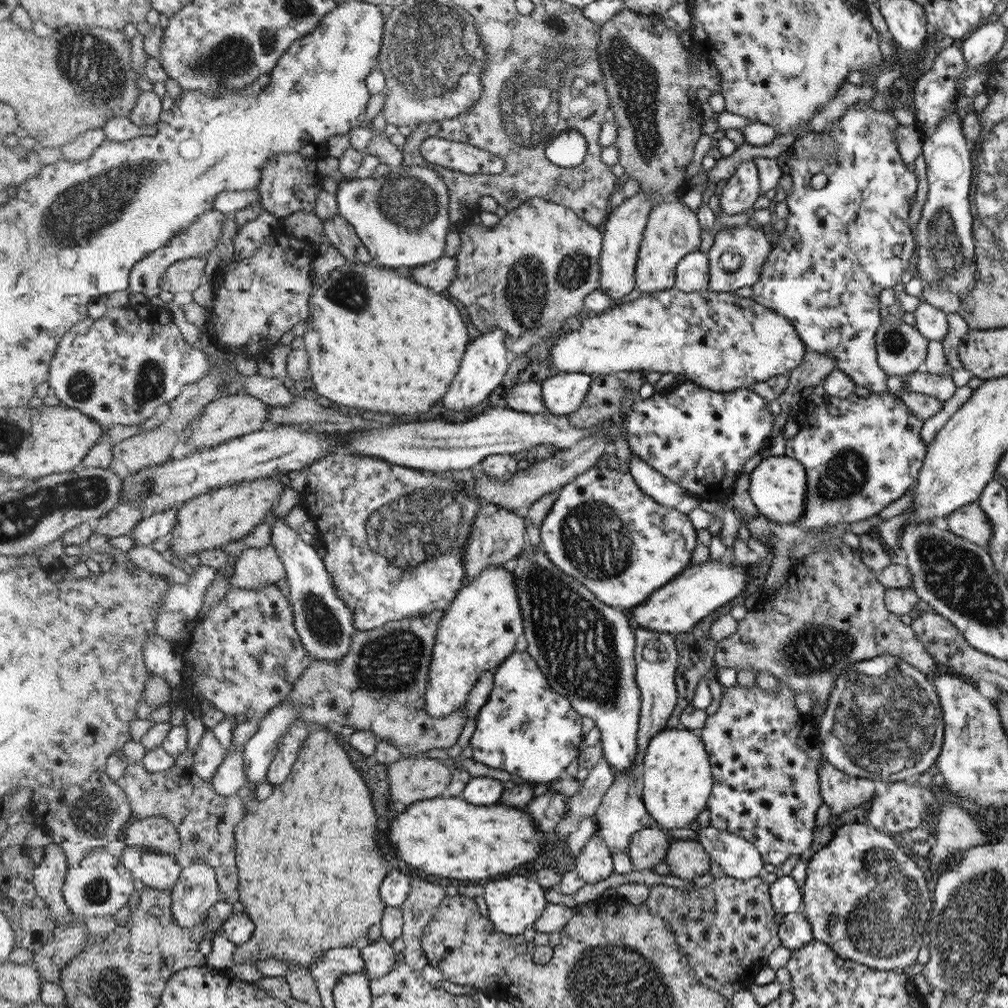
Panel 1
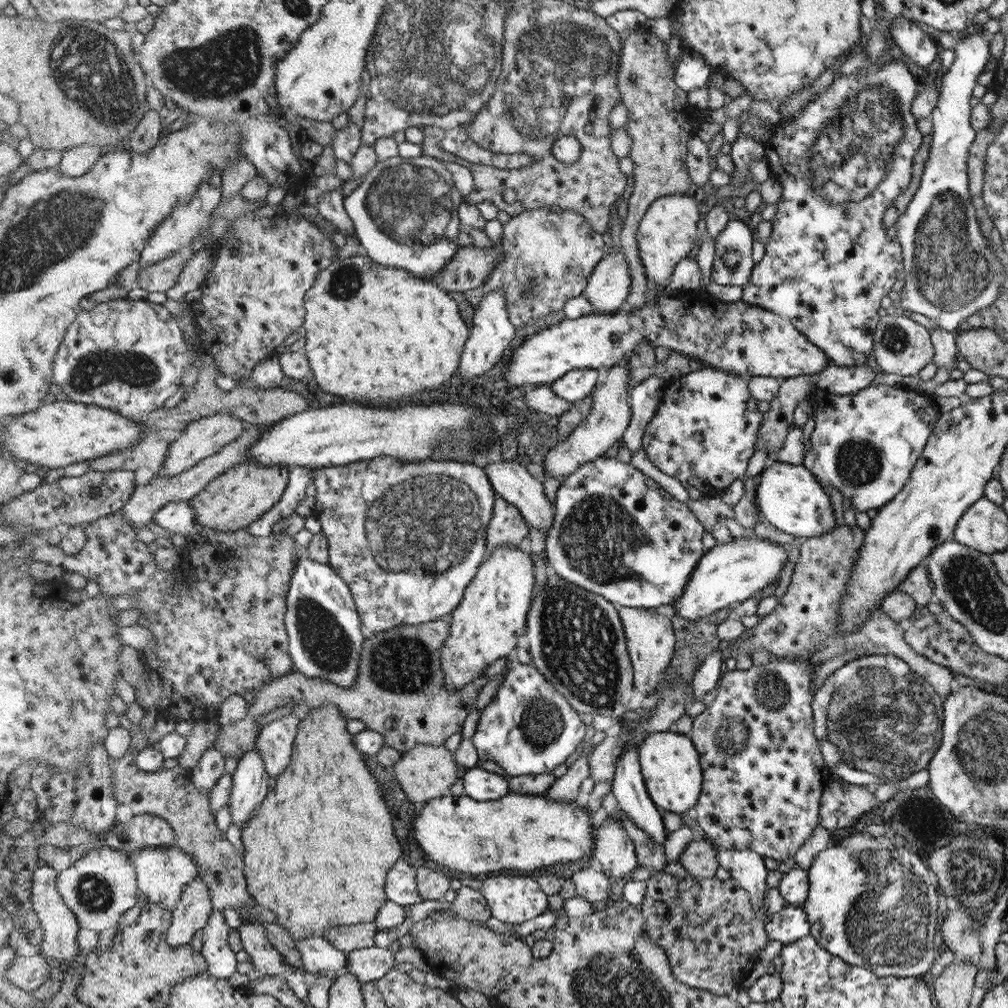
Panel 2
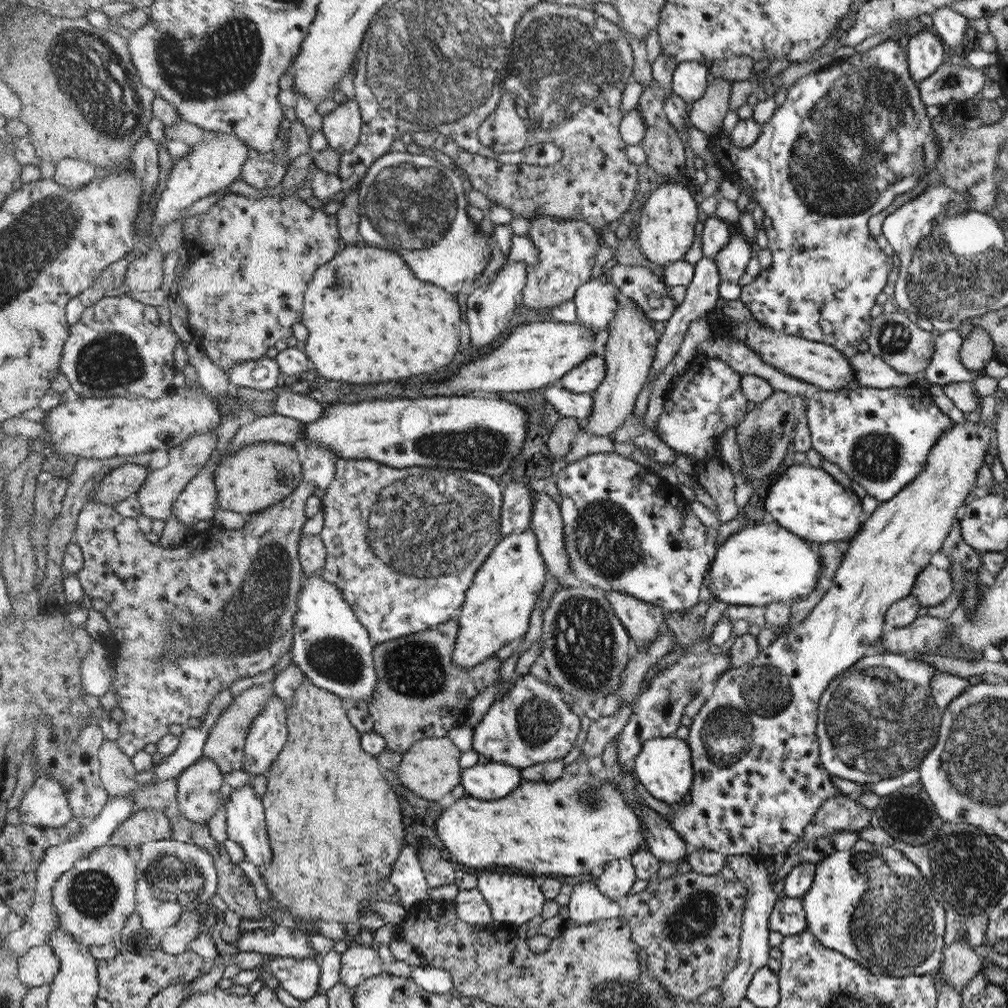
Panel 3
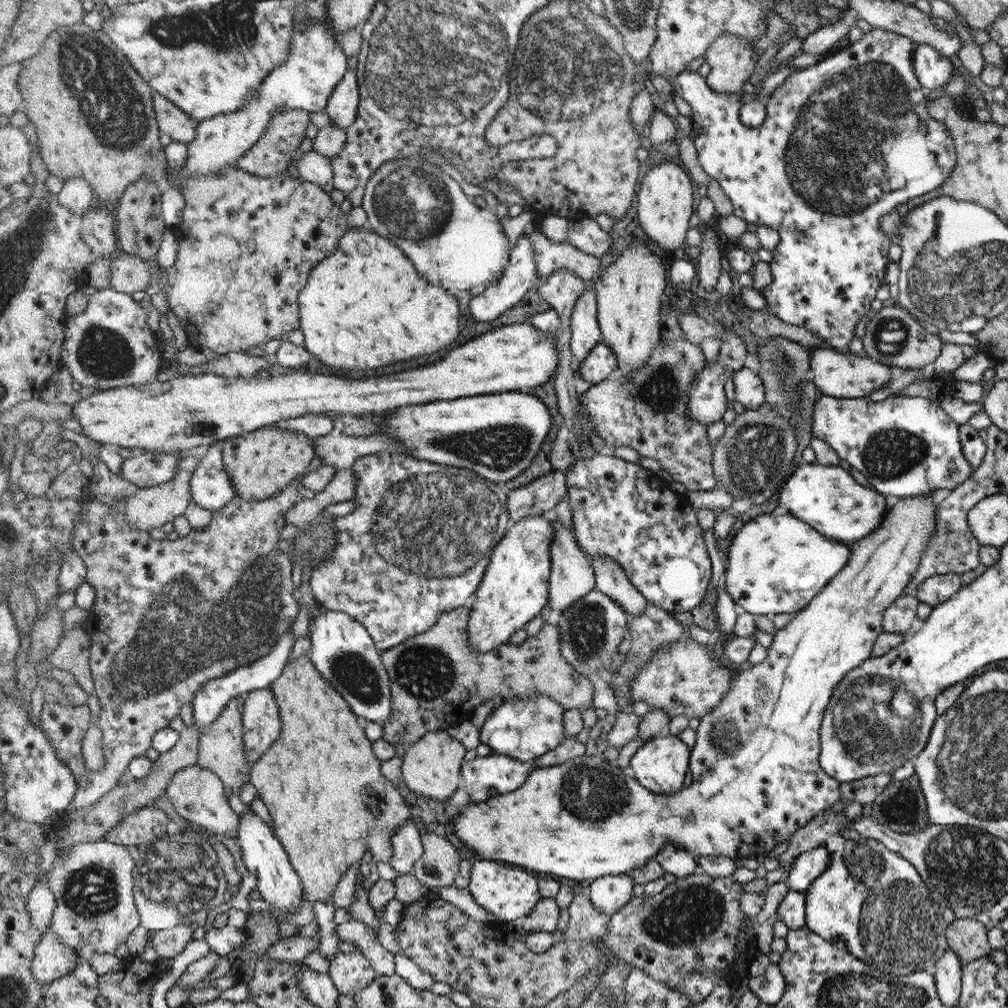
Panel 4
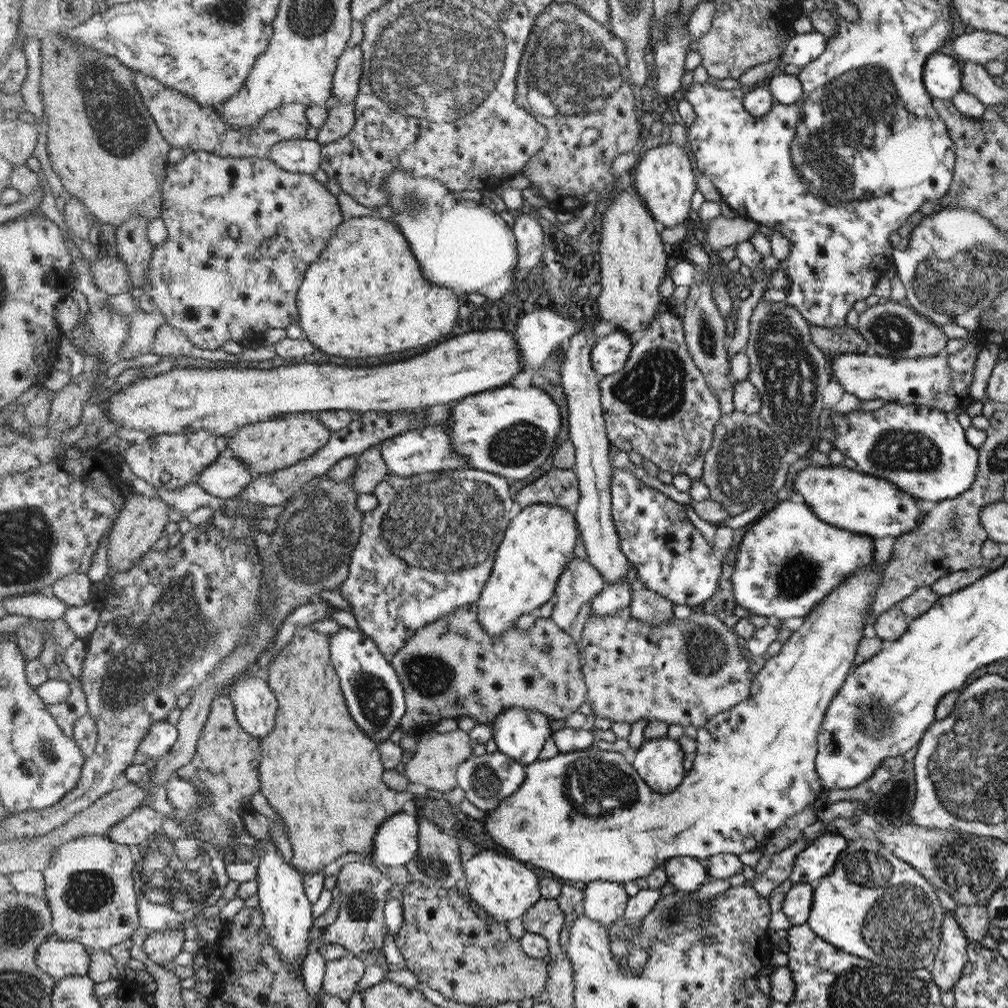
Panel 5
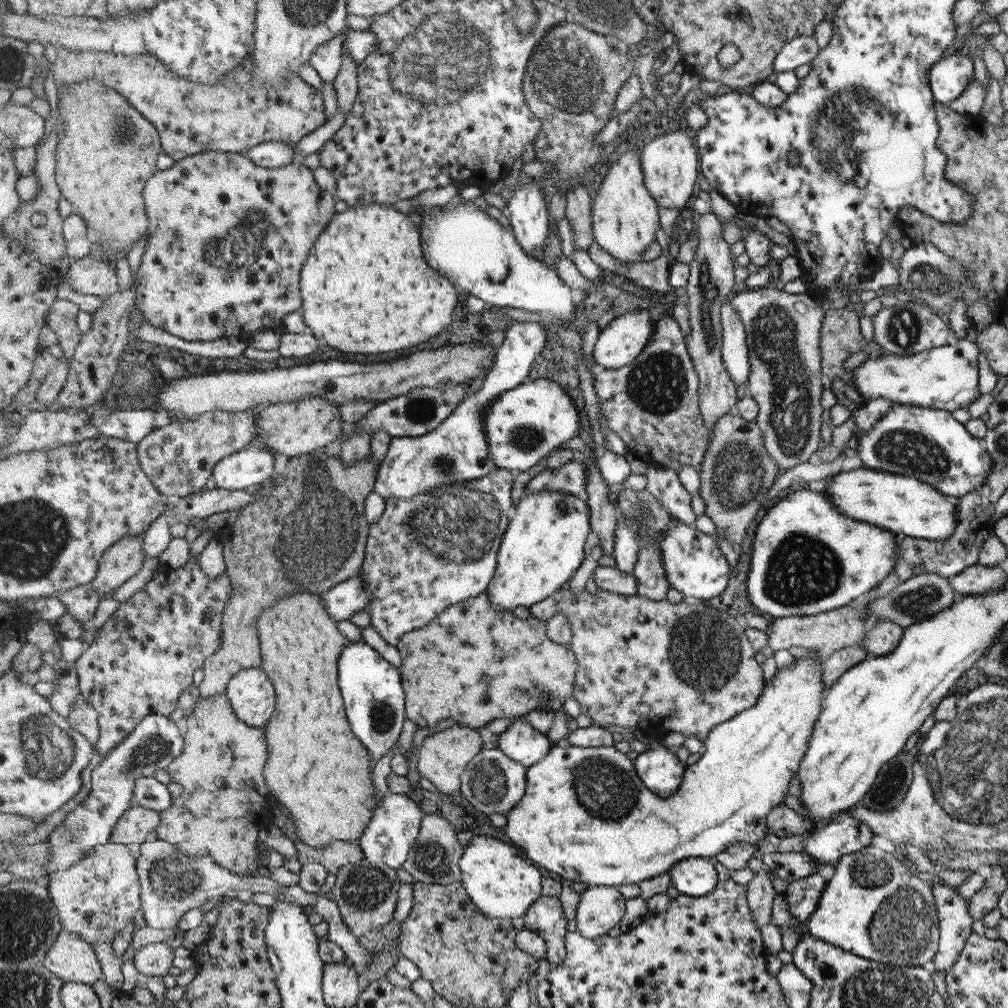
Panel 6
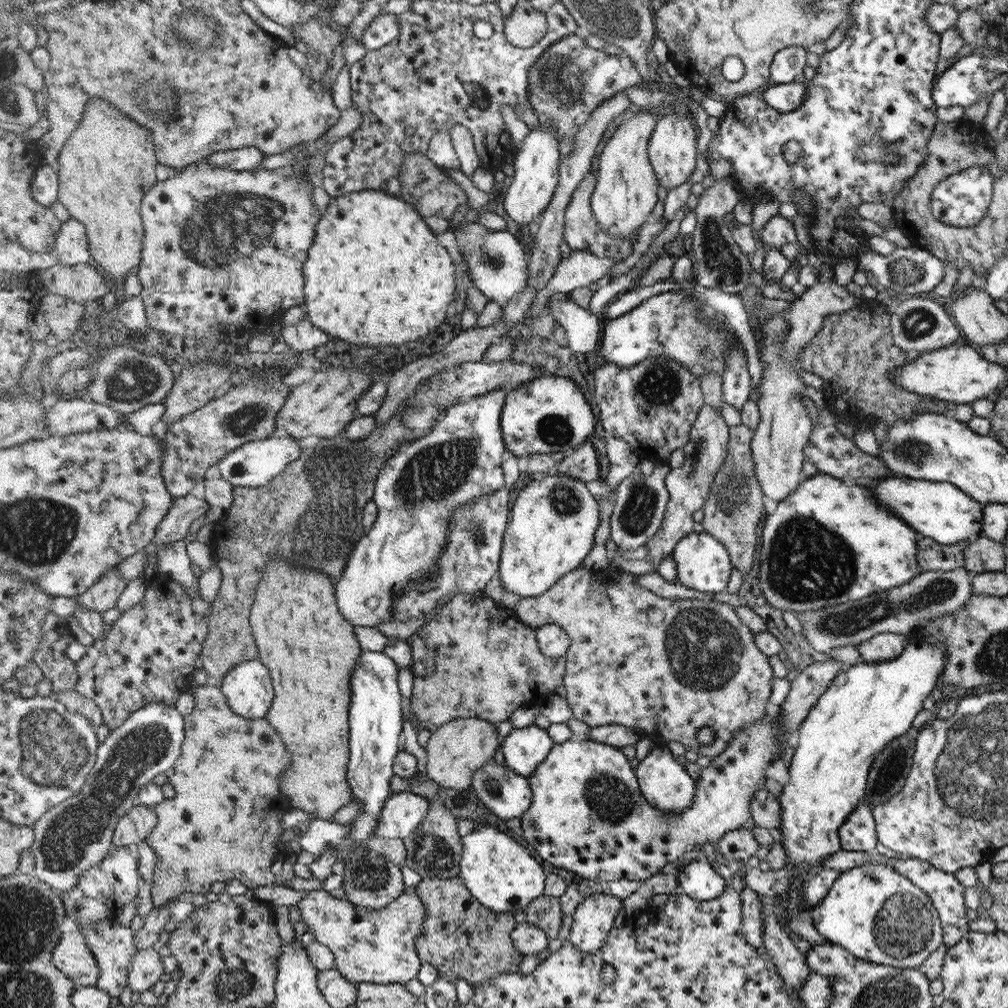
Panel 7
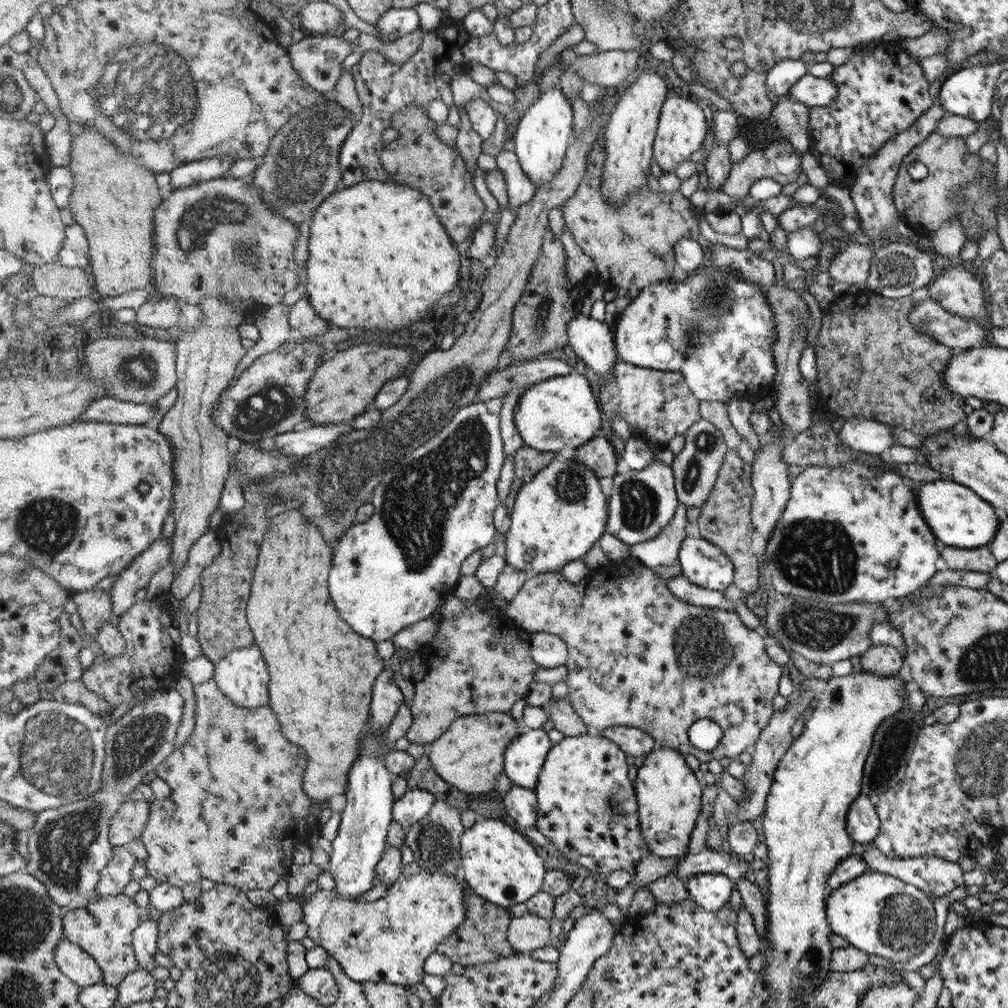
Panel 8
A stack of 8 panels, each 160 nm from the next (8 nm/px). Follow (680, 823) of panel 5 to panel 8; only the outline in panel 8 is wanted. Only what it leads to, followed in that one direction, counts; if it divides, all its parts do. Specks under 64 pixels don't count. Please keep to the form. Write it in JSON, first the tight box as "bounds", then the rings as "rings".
{"bounds":[533,732,650,876],"rings":[[[595,732],[565,736],[551,748],[533,792],[538,806],[536,828],[552,844],[554,854],[602,876],[620,869],[632,871],[638,867],[642,858],[650,856],[649,844],[640,832],[639,806],[636,804],[634,786],[628,780],[626,756],[619,745],[608,737]]]}

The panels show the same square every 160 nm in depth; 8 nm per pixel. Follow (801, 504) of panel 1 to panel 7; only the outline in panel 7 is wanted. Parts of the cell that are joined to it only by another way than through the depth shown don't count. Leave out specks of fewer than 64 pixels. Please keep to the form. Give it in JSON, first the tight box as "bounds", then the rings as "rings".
{"bounds":[870,476,984,545],"rings":[[[894,476],[870,481],[870,485],[875,500],[911,525],[919,536],[928,537],[943,545],[971,542],[982,536],[984,504],[968,496],[954,484]]]}

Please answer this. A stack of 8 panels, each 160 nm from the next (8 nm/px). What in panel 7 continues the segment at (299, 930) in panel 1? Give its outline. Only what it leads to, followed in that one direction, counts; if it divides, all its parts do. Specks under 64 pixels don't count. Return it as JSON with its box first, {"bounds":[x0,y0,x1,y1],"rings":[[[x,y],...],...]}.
{"bounds":[249,556,363,821],"rings":[[[276,556],[268,563],[266,571],[264,571],[262,579],[260,579],[260,583],[256,589],[254,603],[250,611],[249,625],[251,626],[251,631],[259,650],[258,659],[263,661],[270,669],[272,684],[276,684],[276,688],[274,688],[274,702],[267,712],[265,719],[274,725],[275,729],[280,733],[280,736],[282,736],[287,751],[291,753],[291,763],[289,764],[289,767],[279,776],[280,789],[283,790],[283,793],[294,809],[308,812],[308,814],[312,815],[312,820],[326,819],[330,821],[334,814],[336,814],[336,811],[352,801],[352,788],[351,784],[348,782],[349,754],[351,752],[351,674],[352,671],[355,670],[360,653],[363,651],[363,647],[359,643],[358,637],[355,635],[355,627],[343,616],[343,613],[339,611],[338,601],[335,599],[334,580],[330,576],[323,572],[319,572],[319,570],[298,568],[297,565],[293,568],[292,564],[289,564],[289,562],[286,561],[280,561]]]}

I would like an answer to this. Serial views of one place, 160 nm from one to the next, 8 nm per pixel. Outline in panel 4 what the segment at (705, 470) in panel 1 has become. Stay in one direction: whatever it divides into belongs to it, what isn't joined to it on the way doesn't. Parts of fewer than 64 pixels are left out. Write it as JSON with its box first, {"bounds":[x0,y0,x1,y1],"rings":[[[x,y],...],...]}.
{"bounds":[687,328,747,427],"rings":[[[726,328],[716,360],[706,362],[704,370],[700,372],[700,376],[696,376],[696,382],[692,382],[692,388],[688,392],[687,409],[693,420],[713,427],[714,422],[722,418],[722,414],[726,412],[726,404],[728,404],[726,394],[724,394],[724,384],[730,376],[741,370],[746,361],[746,354],[747,350],[742,338],[738,337],[737,332]]]}

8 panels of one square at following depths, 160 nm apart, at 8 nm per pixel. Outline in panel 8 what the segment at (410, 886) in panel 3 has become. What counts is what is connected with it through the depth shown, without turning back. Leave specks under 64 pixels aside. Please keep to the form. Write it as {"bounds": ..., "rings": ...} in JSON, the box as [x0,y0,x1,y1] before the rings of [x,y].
{"bounds":[394,789,436,831],"rings":[[[410,789],[395,800],[394,820],[408,831],[431,812],[435,801],[436,797],[426,790]]]}

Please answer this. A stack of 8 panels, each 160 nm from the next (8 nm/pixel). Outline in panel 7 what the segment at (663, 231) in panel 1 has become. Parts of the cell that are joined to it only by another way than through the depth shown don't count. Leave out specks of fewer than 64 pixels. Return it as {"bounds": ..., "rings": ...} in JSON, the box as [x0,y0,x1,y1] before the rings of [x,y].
{"bounds":[647,114,698,191],"rings":[[[670,114],[658,119],[655,124],[655,131],[651,134],[650,146],[647,151],[650,153],[651,165],[655,169],[655,175],[659,177],[660,186],[670,191],[680,184],[684,184],[698,160],[696,150],[696,132],[690,122],[691,118],[678,118],[679,114]]]}

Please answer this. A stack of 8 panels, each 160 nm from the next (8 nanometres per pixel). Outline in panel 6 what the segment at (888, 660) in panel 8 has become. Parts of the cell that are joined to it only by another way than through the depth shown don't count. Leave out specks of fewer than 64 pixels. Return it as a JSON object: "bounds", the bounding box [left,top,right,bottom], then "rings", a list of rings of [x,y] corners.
{"bounds":[863,619,903,656],"rings":[[[879,619],[876,625],[869,628],[863,639],[863,646],[867,648],[869,656],[882,656],[895,650],[903,638],[901,624],[896,621]]]}

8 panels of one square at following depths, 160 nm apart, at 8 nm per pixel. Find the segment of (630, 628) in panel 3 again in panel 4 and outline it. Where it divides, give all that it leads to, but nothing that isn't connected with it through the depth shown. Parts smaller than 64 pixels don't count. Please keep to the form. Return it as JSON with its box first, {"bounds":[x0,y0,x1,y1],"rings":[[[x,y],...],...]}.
{"bounds":[592,556,647,617],"rings":[[[609,556],[592,558],[596,588],[608,596],[627,612],[630,617],[640,616],[647,607],[647,600],[633,586],[622,567]]]}

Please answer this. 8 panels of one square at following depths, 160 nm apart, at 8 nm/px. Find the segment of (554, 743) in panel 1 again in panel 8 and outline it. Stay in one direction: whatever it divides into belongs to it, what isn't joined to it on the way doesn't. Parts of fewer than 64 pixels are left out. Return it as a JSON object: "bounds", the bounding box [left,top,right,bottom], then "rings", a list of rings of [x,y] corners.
{"bounds":[506,729,552,790],"rings":[[[530,729],[519,734],[506,748],[506,776],[514,785],[534,790],[552,747],[544,729]]]}

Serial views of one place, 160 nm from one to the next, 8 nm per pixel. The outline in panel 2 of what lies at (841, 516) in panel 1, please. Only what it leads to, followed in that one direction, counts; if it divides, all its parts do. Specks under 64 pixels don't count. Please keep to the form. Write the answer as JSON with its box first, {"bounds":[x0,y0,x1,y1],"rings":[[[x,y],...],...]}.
{"bounds":[803,385,942,512],"rings":[[[879,385],[864,388],[856,394],[838,395],[817,389],[812,396],[814,431],[810,435],[810,450],[806,450],[803,465],[811,469],[824,488],[833,486],[844,498],[850,500],[858,512],[870,508],[880,510],[890,503],[906,486],[915,464],[926,450],[935,422],[942,414],[932,396],[916,393],[910,389]]]}

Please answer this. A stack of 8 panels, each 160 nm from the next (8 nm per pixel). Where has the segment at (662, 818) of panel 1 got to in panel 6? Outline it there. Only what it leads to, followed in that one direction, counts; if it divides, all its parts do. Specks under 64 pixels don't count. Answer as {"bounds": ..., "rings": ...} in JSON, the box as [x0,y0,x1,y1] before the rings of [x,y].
{"bounds":[635,745,685,798],"rings":[[[650,745],[650,748],[638,754],[635,765],[643,783],[656,796],[668,798],[680,790],[685,766],[665,745]]]}

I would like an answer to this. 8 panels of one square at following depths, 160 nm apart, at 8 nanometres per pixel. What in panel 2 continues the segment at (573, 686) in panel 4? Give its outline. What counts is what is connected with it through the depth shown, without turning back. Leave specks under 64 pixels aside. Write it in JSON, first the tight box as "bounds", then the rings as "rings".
{"bounds":[215,619,486,760],"rings":[[[438,619],[415,625],[402,625],[390,630],[369,634],[364,640],[363,651],[359,658],[359,676],[351,687],[341,687],[332,681],[316,677],[304,676],[304,673],[290,672],[287,675],[274,679],[256,691],[254,703],[250,705],[244,719],[232,725],[223,726],[221,735],[215,746],[227,757],[233,756],[238,760],[255,746],[258,737],[258,720],[269,713],[269,709],[278,709],[293,704],[308,704],[308,708],[320,708],[331,702],[339,708],[341,716],[348,719],[362,720],[366,729],[379,732],[389,747],[395,748],[401,754],[411,751],[416,745],[431,744],[443,746],[445,742],[457,732],[464,730],[467,716],[474,709],[476,697],[486,684],[485,676],[479,676],[472,684],[467,684],[461,690],[450,690],[444,682],[444,673],[441,667],[440,655],[444,641],[449,633],[449,619]]]}

